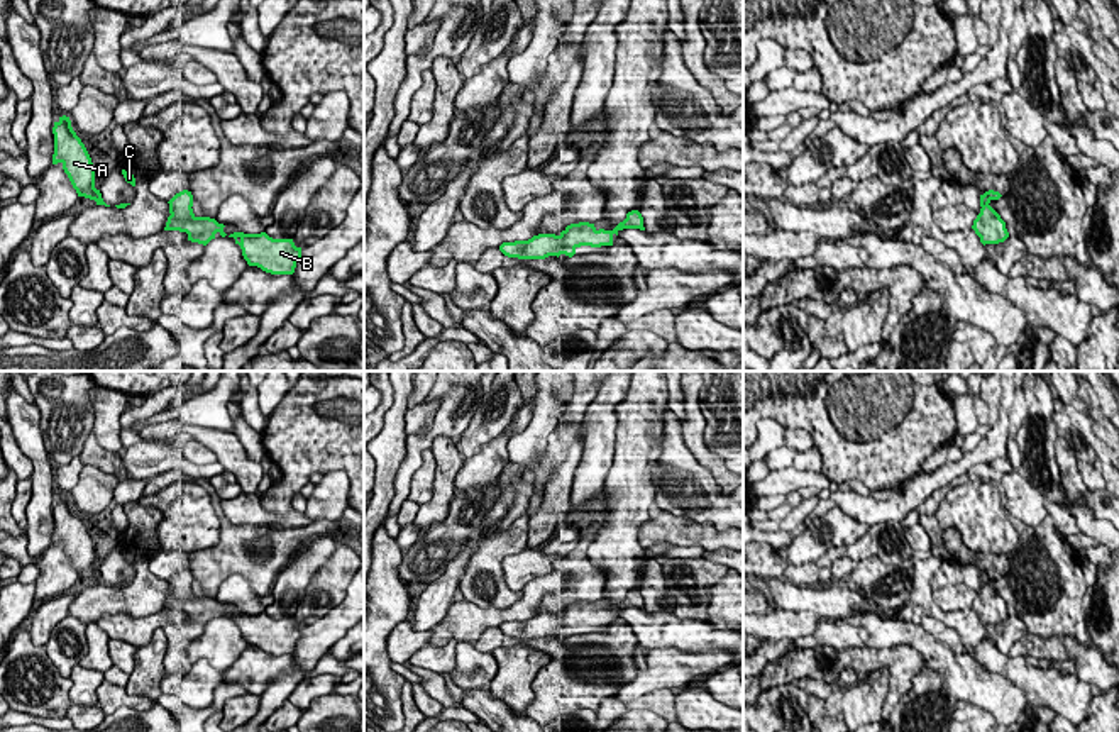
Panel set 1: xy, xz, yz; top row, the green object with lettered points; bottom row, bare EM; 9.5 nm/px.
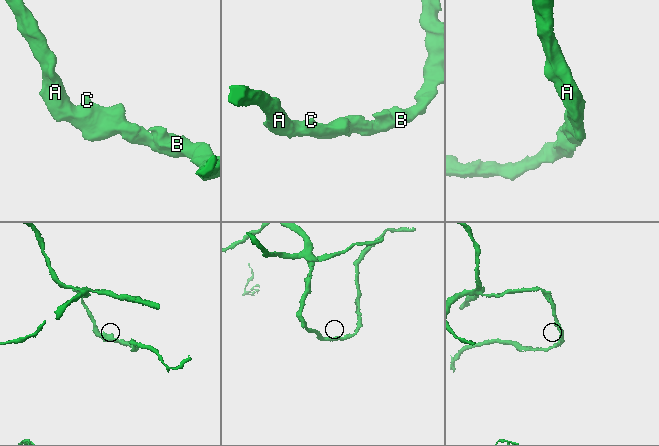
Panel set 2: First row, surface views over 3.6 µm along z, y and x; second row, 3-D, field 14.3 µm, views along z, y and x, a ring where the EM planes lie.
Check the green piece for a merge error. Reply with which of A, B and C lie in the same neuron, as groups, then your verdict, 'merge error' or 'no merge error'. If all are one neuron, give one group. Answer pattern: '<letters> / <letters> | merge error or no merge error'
A B C | no merge error

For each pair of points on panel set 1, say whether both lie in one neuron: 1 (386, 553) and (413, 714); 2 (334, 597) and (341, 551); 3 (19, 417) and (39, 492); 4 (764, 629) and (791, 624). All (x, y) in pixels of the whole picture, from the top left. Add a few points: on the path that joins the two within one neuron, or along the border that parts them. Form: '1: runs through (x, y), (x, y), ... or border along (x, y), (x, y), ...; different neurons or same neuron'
1: border along (405, 682), (402, 688), (403, 714); different neurons
2: runs through (327, 585), (327, 571), (336, 563); same neuron
3: runs through (29, 436), (41, 460), (41, 473); same neuron
4: runs through (771, 626), (784, 624); same neuron

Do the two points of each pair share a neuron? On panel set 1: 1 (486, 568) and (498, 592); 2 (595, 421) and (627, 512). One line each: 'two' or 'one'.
1: one
2: two

